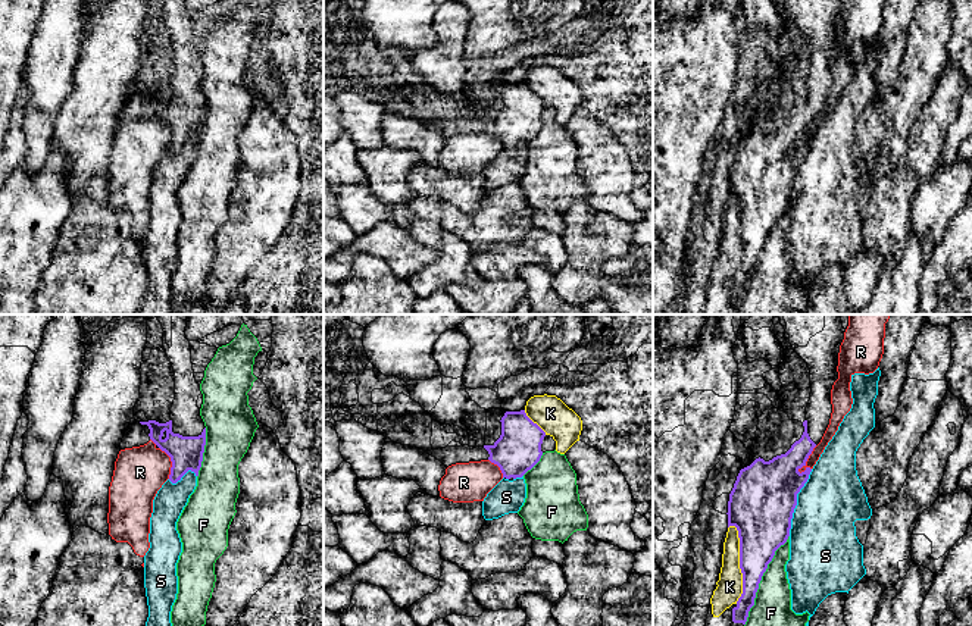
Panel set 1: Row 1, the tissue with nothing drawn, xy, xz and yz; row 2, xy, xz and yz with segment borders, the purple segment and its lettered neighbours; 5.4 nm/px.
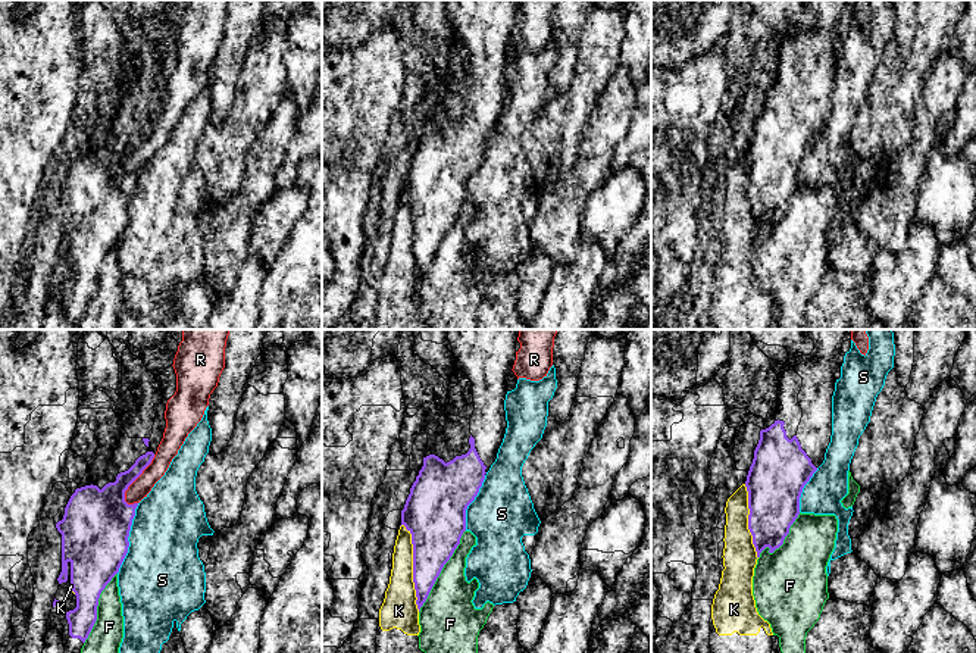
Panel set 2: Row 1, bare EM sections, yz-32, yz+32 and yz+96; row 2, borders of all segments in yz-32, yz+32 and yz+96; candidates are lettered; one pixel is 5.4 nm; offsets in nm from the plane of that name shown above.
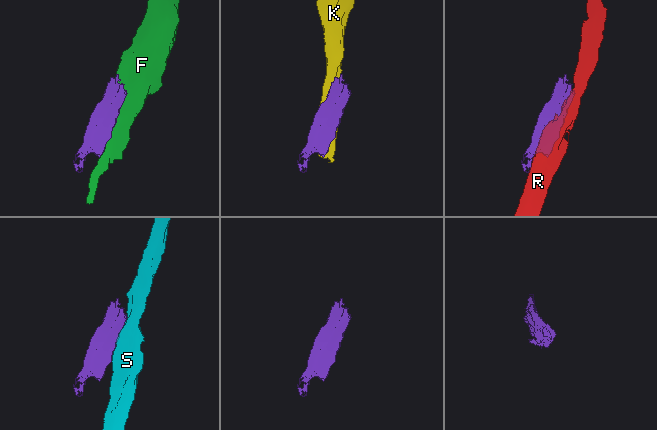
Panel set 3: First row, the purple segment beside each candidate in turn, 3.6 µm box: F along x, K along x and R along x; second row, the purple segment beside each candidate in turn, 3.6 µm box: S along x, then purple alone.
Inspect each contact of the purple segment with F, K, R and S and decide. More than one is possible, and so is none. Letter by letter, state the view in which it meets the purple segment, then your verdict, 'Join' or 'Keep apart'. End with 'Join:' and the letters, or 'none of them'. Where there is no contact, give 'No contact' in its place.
F: Touches purple in yz. Keep apart
K: Touches purple in yz. Keep apart
R: Touches purple in yz. Keep apart
S: Touches purple in yz. Keep apart
Join: none of them

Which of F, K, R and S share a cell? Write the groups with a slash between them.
F / K / R / S

